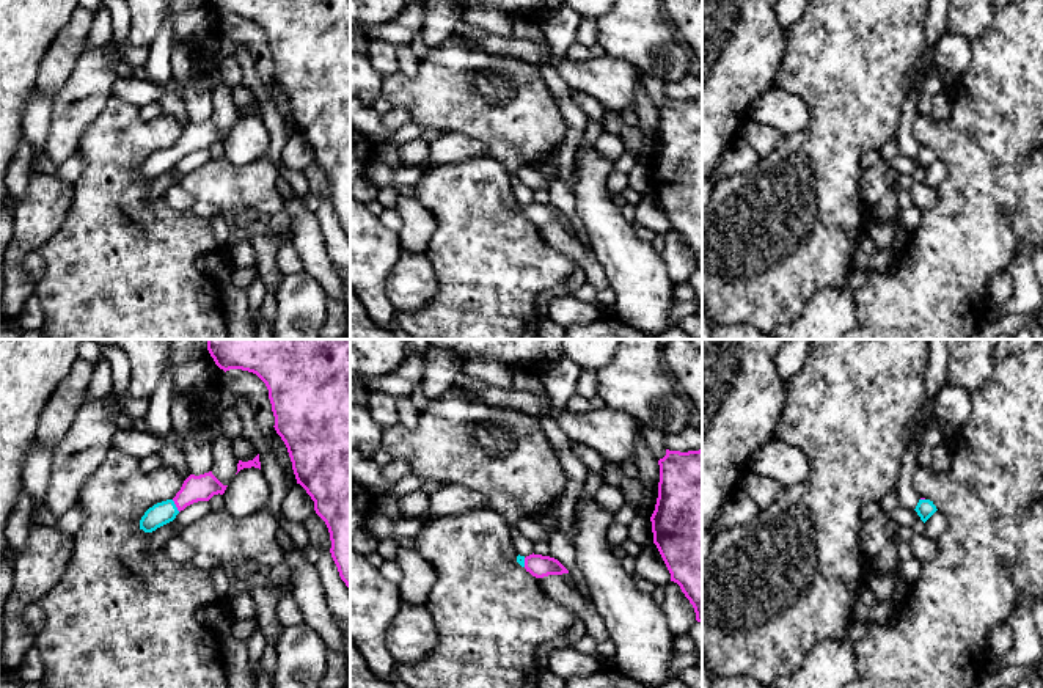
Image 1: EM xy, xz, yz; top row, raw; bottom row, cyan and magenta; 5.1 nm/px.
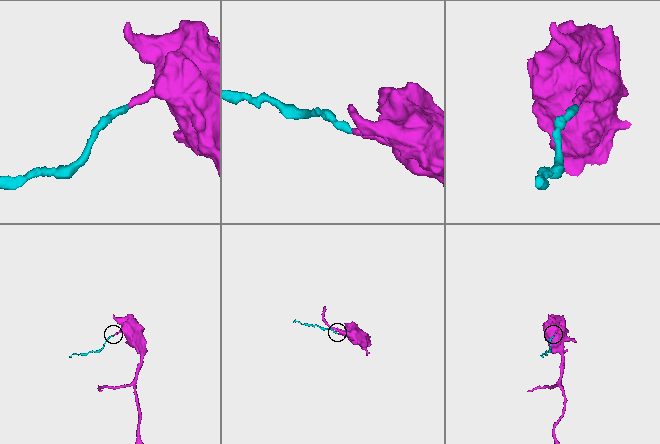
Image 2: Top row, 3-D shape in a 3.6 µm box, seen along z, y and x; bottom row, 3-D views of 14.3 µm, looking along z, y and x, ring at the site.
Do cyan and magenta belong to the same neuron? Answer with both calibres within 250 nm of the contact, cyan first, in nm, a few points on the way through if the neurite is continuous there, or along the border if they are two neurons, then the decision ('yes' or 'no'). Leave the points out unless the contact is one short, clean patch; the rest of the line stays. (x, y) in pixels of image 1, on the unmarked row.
120/140 nm | across xy (164, 161), (175, 154), (193, 137), (203, 135) | yes

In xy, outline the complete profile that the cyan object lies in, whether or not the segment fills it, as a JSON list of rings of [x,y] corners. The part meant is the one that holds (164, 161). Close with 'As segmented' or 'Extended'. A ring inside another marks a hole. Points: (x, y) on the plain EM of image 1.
[[[212,119],[195,124],[190,123],[173,148],[167,148],[149,156],[140,168],[140,177],[152,181],[157,176],[173,170],[187,154],[198,149],[209,149],[214,143],[223,143],[228,134],[223,134]]]. Extended

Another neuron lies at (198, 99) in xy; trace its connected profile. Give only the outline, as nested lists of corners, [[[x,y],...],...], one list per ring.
[[[192,80],[182,94],[182,102],[190,123],[199,124],[212,118],[212,93],[204,82]]]

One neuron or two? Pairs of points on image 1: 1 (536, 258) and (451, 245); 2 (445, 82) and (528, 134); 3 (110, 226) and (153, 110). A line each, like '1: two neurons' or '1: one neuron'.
1: one neuron
2: one neuron
3: two neurons

